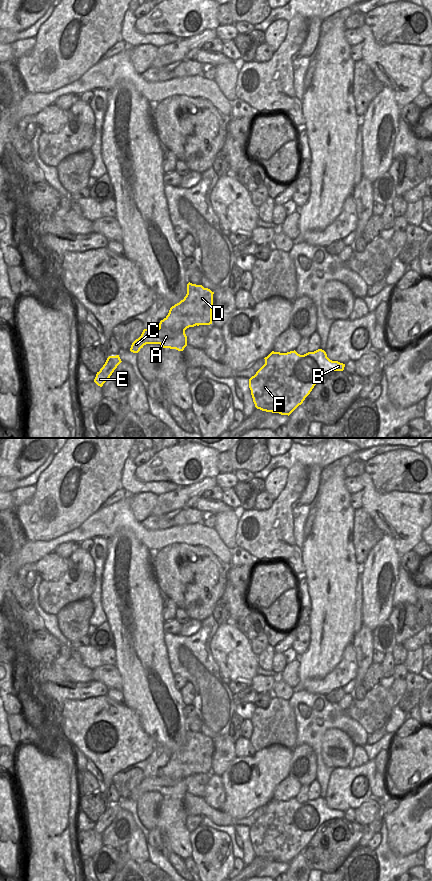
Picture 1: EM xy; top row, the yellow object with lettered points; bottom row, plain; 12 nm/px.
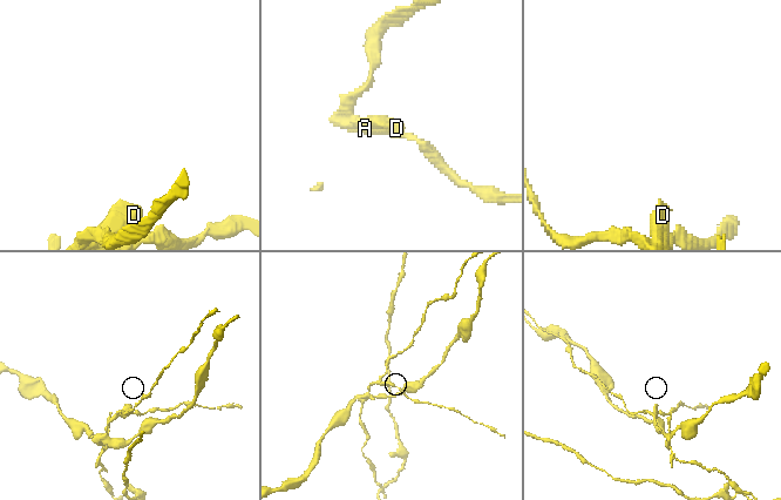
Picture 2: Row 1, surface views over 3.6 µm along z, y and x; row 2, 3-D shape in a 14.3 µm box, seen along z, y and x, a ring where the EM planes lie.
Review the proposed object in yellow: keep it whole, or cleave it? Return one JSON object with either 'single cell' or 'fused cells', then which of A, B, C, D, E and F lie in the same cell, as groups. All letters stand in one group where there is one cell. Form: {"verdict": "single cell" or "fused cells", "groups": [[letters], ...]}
{"verdict": "fused cells", "groups": [["A"], ["B", "C", "D", "E", "F"]]}

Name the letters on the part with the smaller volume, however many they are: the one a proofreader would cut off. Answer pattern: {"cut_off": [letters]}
{"cut_off": ["A"]}

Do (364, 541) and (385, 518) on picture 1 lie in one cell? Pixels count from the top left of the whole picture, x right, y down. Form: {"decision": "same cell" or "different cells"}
{"decision": "different cells"}

